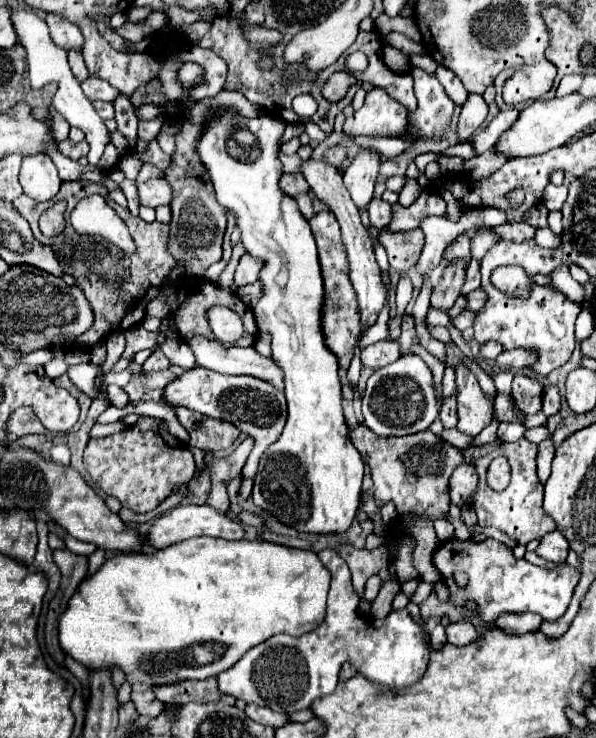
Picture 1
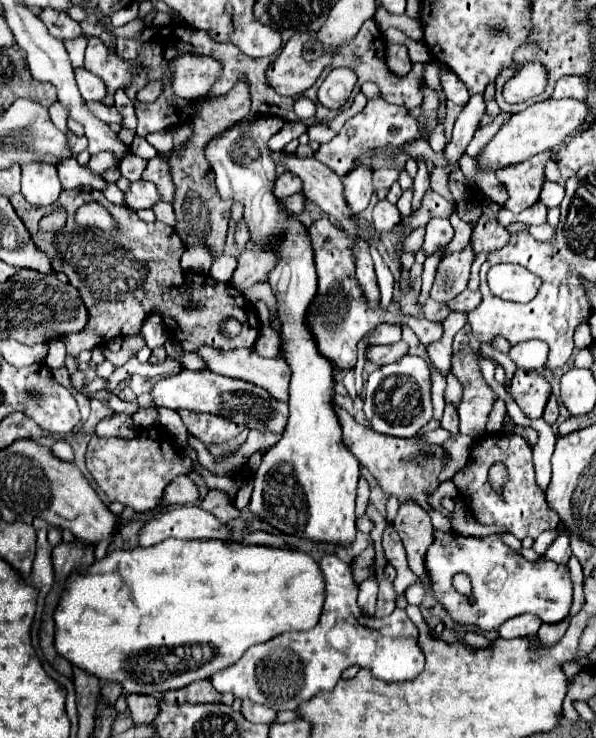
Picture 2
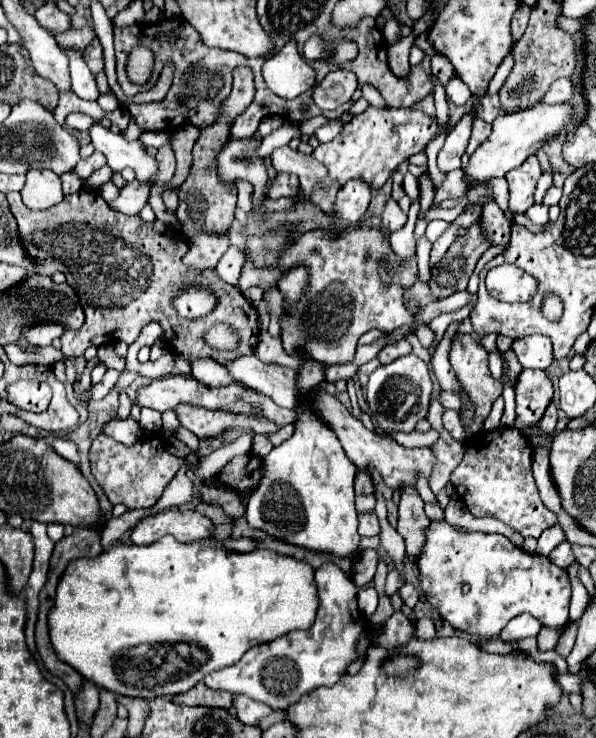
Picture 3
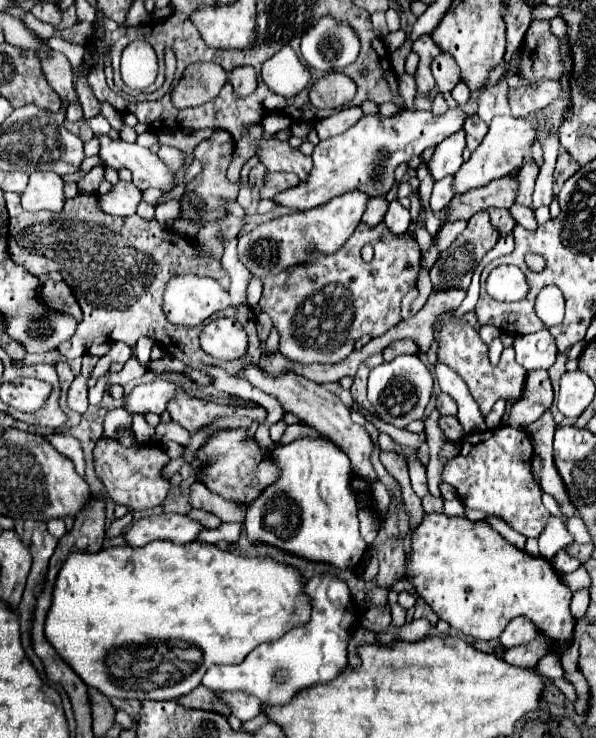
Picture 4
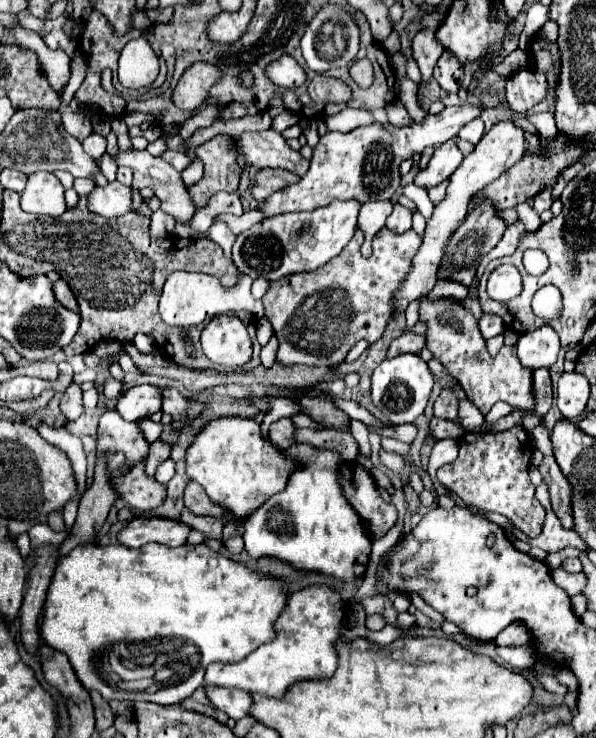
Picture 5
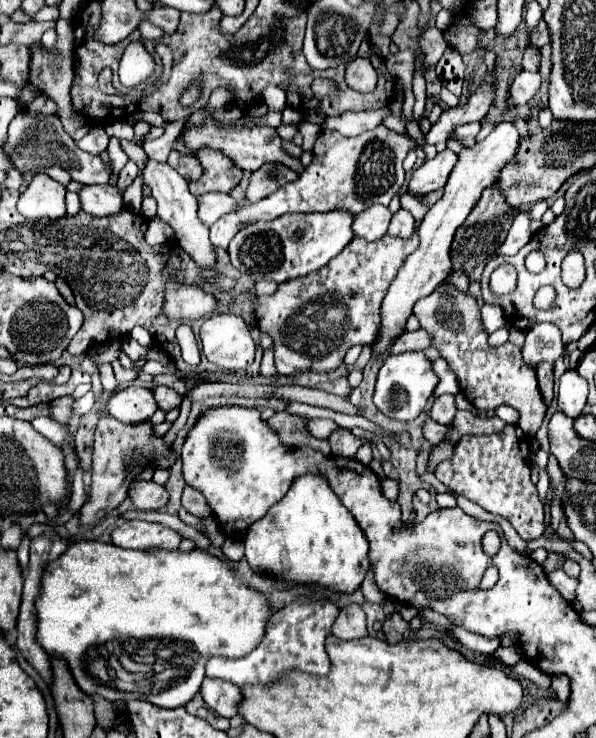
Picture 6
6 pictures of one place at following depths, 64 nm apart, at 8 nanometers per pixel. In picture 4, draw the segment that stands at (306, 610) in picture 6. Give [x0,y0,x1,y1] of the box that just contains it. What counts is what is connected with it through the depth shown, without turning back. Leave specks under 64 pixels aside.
[202,574,354,706]

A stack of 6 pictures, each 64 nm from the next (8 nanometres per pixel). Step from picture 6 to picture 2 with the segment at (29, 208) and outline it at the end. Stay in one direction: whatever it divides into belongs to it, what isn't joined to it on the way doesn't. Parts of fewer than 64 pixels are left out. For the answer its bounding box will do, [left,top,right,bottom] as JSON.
[22,162,62,206]

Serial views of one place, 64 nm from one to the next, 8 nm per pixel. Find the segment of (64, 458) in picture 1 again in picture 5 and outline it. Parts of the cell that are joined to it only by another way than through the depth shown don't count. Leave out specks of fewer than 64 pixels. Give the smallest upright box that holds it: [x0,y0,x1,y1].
[38,426,86,482]

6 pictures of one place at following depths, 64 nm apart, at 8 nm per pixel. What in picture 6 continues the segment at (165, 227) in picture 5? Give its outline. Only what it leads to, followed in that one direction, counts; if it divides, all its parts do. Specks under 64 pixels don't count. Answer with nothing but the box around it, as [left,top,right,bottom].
[146,216,174,246]

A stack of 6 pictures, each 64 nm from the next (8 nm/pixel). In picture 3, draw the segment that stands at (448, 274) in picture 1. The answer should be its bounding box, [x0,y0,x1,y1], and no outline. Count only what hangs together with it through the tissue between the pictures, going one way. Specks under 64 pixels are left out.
[428,224,488,300]

